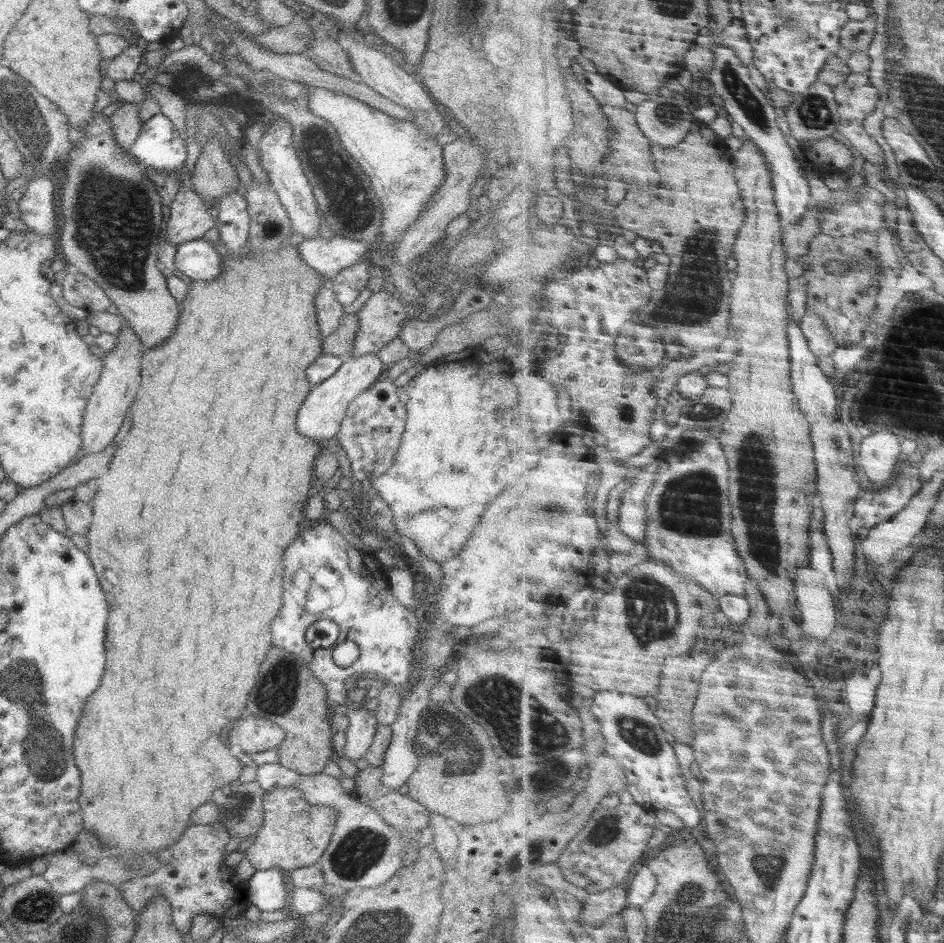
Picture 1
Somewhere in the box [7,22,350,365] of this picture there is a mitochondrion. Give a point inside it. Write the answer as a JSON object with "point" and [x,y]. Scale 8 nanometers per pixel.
{"point":[111,220]}

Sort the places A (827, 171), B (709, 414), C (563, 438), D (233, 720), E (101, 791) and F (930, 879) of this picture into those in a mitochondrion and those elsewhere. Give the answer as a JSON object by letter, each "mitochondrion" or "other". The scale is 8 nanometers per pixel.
{"A":"other","B":"other","C":"other","D":"other","E":"mitochondrion","F":"other"}

